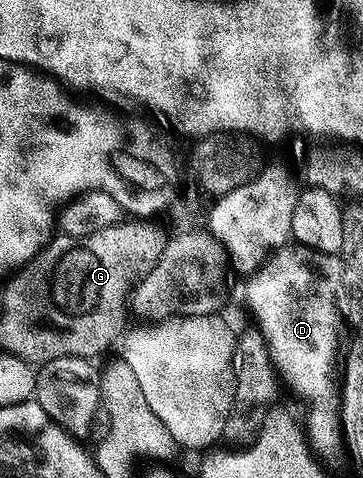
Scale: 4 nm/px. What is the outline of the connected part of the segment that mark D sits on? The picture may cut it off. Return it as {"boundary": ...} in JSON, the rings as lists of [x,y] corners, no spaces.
{"boundary":[[[289,249],[272,251],[244,279],[245,306],[257,321],[256,329],[268,349],[278,379],[295,397],[302,398],[309,405],[309,411],[303,417],[303,431],[310,447],[318,455],[333,454],[343,446],[339,386],[335,374],[333,378],[333,365],[339,362],[337,309],[332,297],[323,289],[318,271],[316,274],[309,267],[304,258],[306,255],[300,249]]]}

